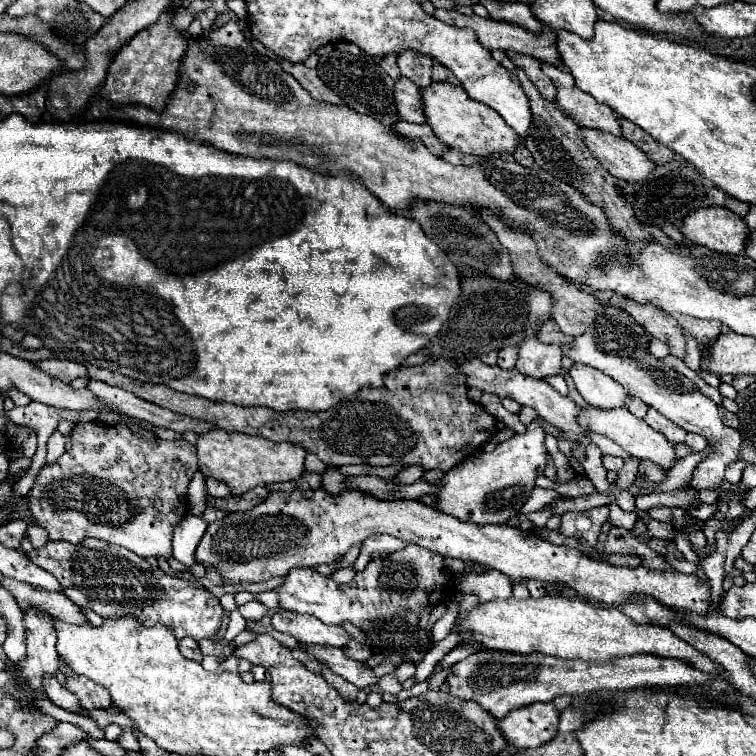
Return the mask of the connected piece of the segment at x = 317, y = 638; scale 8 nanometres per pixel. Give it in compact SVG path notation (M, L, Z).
M276 612L272 616L272 626L284 634L294 636L302 644L346 648L350 640L350 634L342 626L326 626L316 616L308 614Z

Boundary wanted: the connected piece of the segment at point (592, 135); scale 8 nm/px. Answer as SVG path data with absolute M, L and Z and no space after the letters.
M580 126L580 138L588 144L592 156L596 156L596 160L620 180L642 182L654 170L654 162L622 136Z

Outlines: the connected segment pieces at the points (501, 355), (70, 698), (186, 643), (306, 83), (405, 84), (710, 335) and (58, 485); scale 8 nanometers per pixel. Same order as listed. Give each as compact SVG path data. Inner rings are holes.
M506 346L498 352L498 366L502 370L510 370L514 364L516 364L516 352L518 352L518 346Z
M52 676L52 680L44 680L44 690L48 692L48 698L56 704L56 706L60 706L60 708L64 708L64 710L68 710L68 712L82 712L84 708L78 704L78 700L76 700L76 696L74 694L70 694L64 686L60 686L60 682Z
M186 636L186 638L182 638L182 640L178 642L178 646L180 646L180 652L182 652L184 656L188 656L190 660L196 660L196 662L202 660L202 652L200 652L198 642L196 642L194 638Z
M282 62L282 68L290 72L300 82L300 86L306 88L316 100L322 100L328 104L340 104L340 98L318 78L316 70L306 68L304 64L290 64L290 62Z
M400 78L396 82L396 94L394 96L396 96L396 108L398 108L400 118L404 118L406 122L416 122L416 124L426 122L420 86L416 86L408 78Z
M674 316L678 320L680 326L684 326L686 330L692 332L692 336L696 338L698 346L708 346L712 340L716 340L716 336L720 334L722 330L722 324L712 320L712 322L704 322L704 320L698 320L698 318L690 318L690 316Z
M88 422L88 424L76 424L71 434L71 447L54 462L54 464L44 464L42 470L38 472L30 492L26 494L28 500L28 510L30 510L30 520L38 526L42 526L48 532L50 540L62 540L62 542L70 542L70 544L78 544L84 538L100 538L106 540L110 544L118 544L128 548L130 552L146 558L146 556L164 556L168 558L172 554L172 530L174 526L184 518L186 512L186 492L188 492L188 484L194 476L194 472L198 470L198 458L196 458L196 448L192 444L188 444L186 440L144 440L132 432L128 432L126 424L114 424L114 426L102 426L98 422Z

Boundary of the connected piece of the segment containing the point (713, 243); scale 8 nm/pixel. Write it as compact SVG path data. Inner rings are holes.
M698 208L682 220L682 234L696 246L708 246L724 254L742 254L750 230L728 208Z

